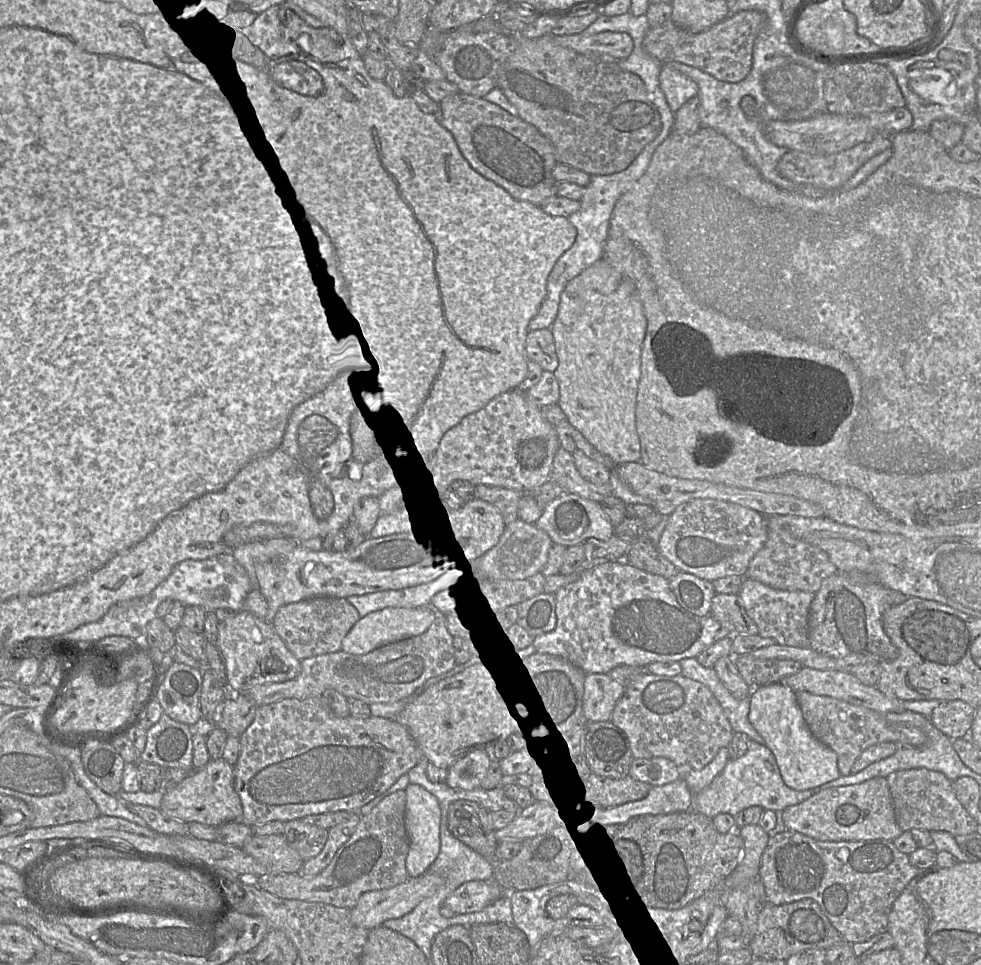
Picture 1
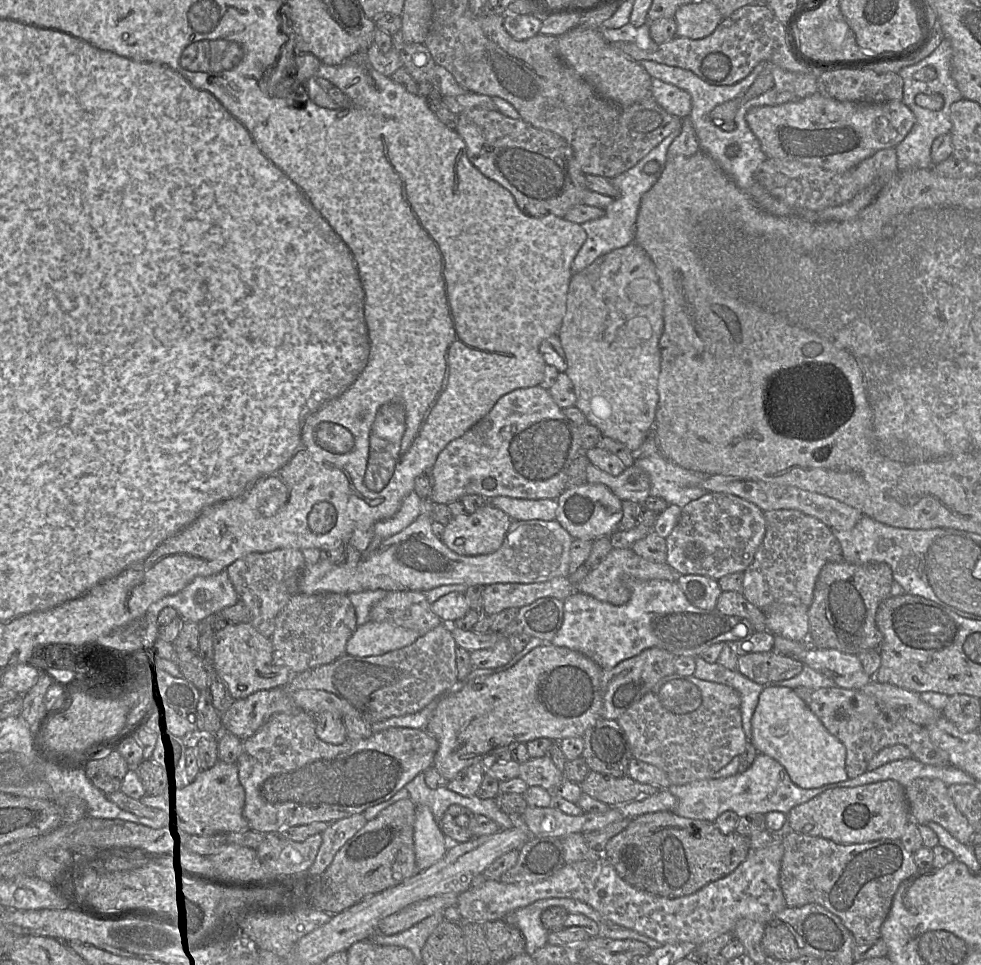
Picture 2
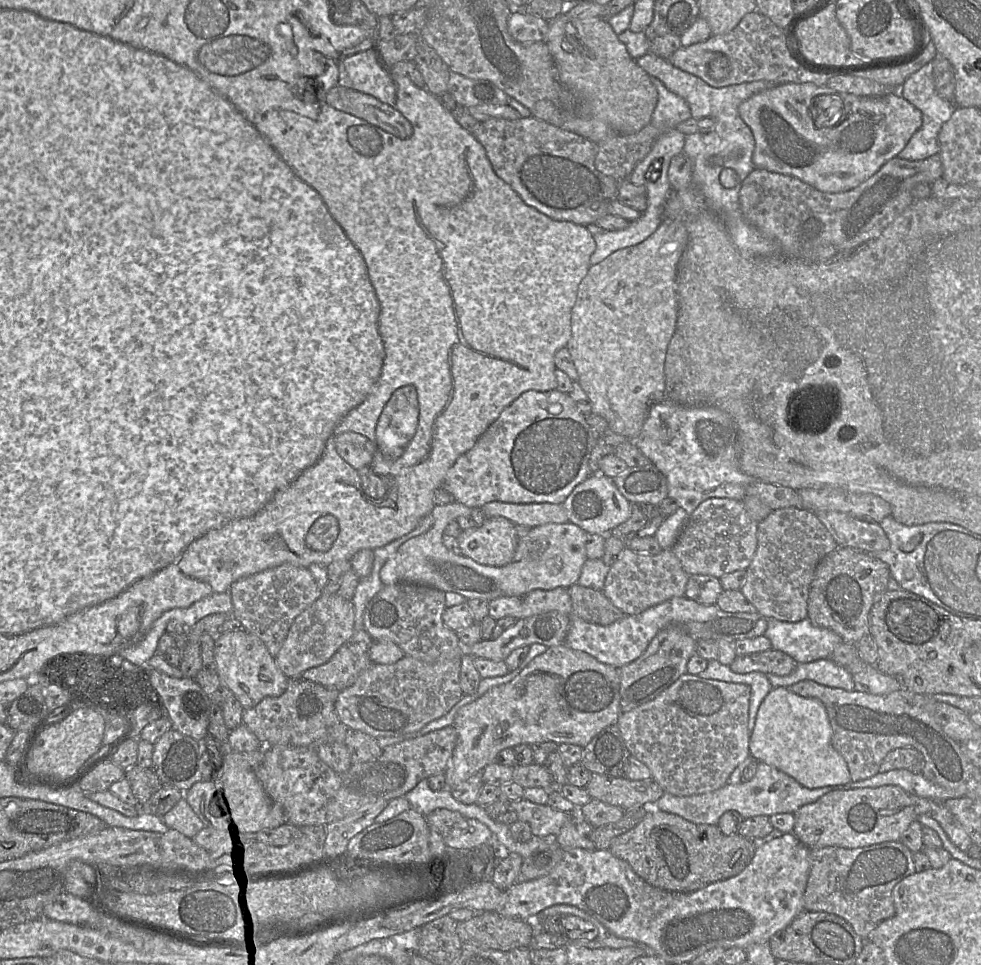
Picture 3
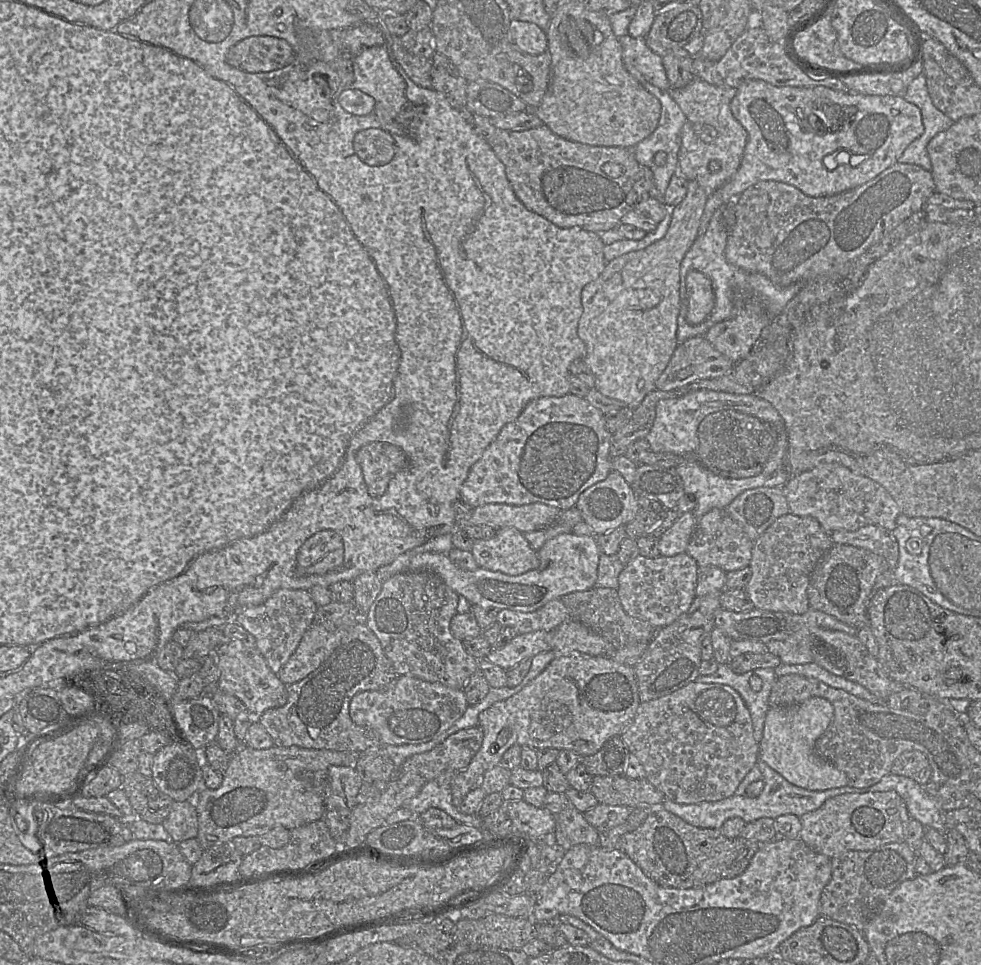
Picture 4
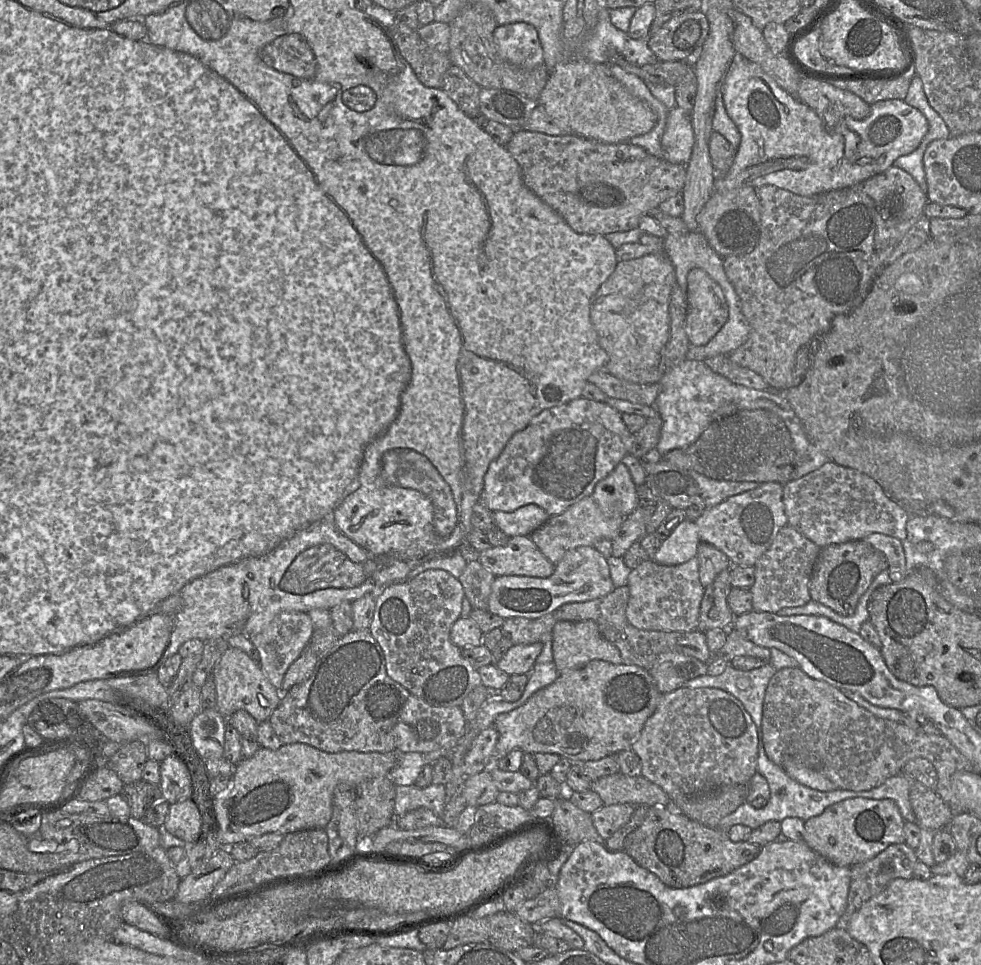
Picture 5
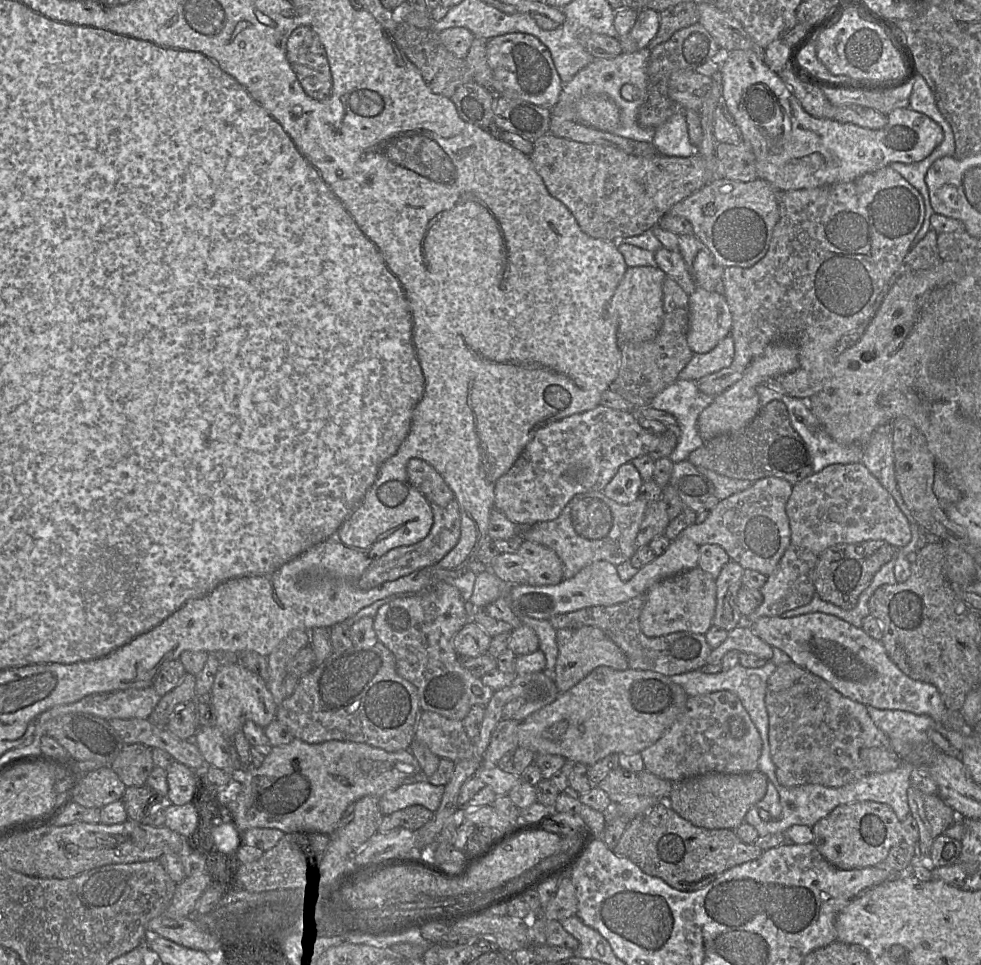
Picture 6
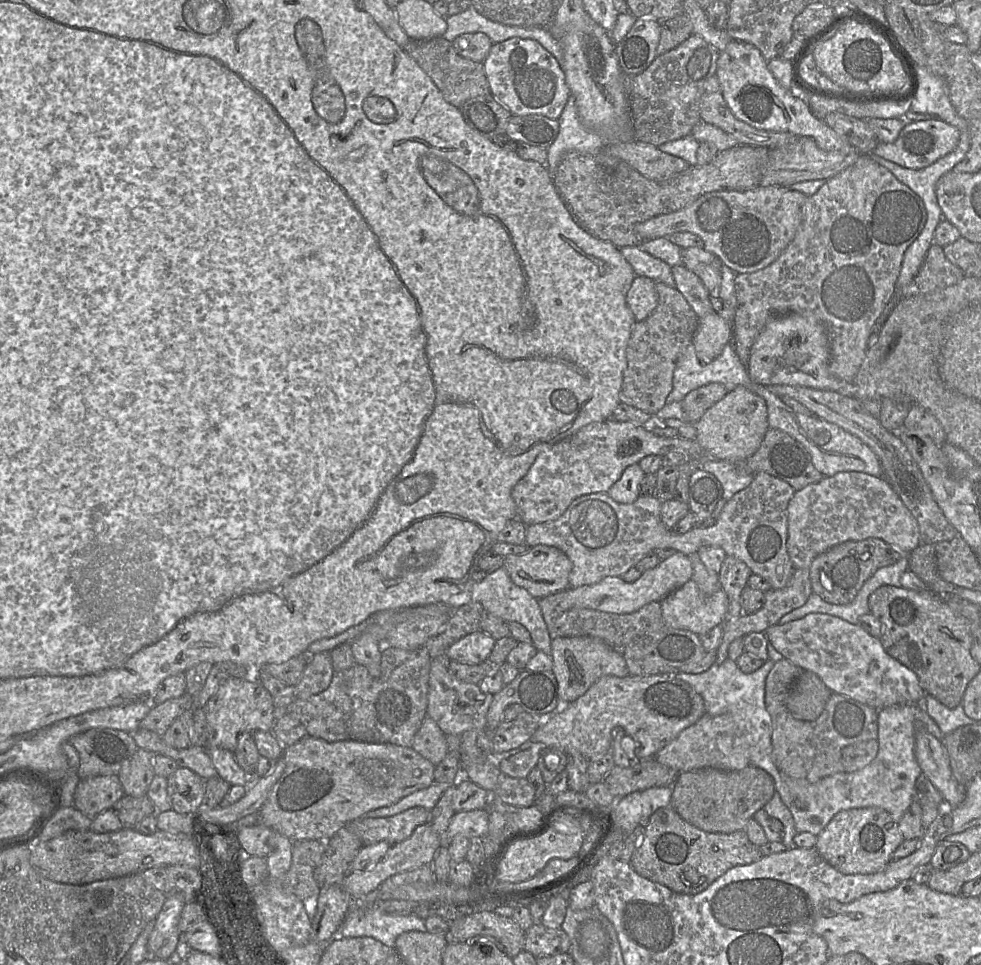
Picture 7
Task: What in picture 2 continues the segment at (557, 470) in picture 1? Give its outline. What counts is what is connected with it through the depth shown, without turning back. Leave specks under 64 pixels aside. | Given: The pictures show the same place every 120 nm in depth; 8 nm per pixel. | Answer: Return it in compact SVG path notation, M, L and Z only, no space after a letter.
M591 463L586 468L586 482L608 487L621 501L632 501L639 505L650 496L650 479L641 468L632 466L618 476L598 469Z

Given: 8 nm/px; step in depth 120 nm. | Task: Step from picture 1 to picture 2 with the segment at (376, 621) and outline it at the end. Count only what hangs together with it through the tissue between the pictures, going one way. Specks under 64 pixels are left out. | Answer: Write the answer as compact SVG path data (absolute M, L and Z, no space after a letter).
M368 620L358 626L348 639L346 653L359 657L383 655L408 646L419 637L413 630L388 622Z

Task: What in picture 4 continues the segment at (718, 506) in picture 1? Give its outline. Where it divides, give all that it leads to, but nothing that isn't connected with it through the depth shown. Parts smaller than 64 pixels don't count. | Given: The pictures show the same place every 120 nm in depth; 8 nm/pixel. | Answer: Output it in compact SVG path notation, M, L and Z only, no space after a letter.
M714 508L698 519L686 553L696 560L699 567L716 566L725 572L730 572L750 565L753 546L754 541L725 509Z

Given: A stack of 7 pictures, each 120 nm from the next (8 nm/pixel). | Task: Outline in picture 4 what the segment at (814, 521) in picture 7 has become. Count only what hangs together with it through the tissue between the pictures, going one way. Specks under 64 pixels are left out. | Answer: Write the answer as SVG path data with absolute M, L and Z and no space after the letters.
M837 463L820 464L792 476L784 484L783 492L790 513L815 518L829 534L835 530L856 531L867 525L877 525L892 532L901 513L899 506L884 487Z

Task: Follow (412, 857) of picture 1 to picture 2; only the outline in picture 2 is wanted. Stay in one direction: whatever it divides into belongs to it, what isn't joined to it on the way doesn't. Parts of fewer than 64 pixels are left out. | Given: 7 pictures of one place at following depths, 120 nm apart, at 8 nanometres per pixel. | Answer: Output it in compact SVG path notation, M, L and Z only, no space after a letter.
M416 805L414 852L419 871L428 869L445 855L449 849L449 840L431 809L425 805Z

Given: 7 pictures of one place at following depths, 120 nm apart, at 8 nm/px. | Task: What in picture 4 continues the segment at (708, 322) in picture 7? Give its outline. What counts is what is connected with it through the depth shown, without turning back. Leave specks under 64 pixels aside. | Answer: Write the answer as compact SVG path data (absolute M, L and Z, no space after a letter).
M691 270L686 276L687 322L698 325L705 321L715 305L715 294L711 280L697 270Z

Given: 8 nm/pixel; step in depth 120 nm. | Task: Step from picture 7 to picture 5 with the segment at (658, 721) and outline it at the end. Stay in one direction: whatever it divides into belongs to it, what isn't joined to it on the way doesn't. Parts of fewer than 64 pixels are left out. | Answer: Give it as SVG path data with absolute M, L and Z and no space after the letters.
M592 660L581 668L564 671L552 684L535 692L523 705L496 717L493 725L499 737L492 753L492 765L514 749L531 754L558 754L572 764L596 761L631 750L646 720L655 711L661 695L649 671L636 665Z

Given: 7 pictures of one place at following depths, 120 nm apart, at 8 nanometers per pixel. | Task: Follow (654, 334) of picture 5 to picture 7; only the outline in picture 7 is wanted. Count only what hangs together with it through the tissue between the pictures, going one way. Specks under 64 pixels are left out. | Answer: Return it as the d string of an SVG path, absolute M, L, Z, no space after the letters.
M636 275L627 292L626 302L636 321L646 319L658 304L655 281L646 276Z

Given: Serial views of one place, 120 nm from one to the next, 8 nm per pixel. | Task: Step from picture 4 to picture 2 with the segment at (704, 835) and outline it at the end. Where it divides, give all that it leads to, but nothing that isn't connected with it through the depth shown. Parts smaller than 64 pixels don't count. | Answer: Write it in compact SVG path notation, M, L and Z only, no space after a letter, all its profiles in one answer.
M658 811L633 818L624 830L607 842L603 856L632 887L666 898L677 898L690 895L730 874L747 858L750 850L749 836L736 831L723 834L714 822L681 817L672 811Z

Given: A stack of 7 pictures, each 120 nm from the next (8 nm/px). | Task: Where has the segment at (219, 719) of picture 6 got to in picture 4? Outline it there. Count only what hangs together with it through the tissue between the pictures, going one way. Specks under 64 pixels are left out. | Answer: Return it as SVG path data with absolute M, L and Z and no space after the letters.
M245 634L242 638L223 640L214 654L219 669L218 688L241 700L253 718L258 718L269 708L281 707L287 702L287 686L270 669L250 634Z

